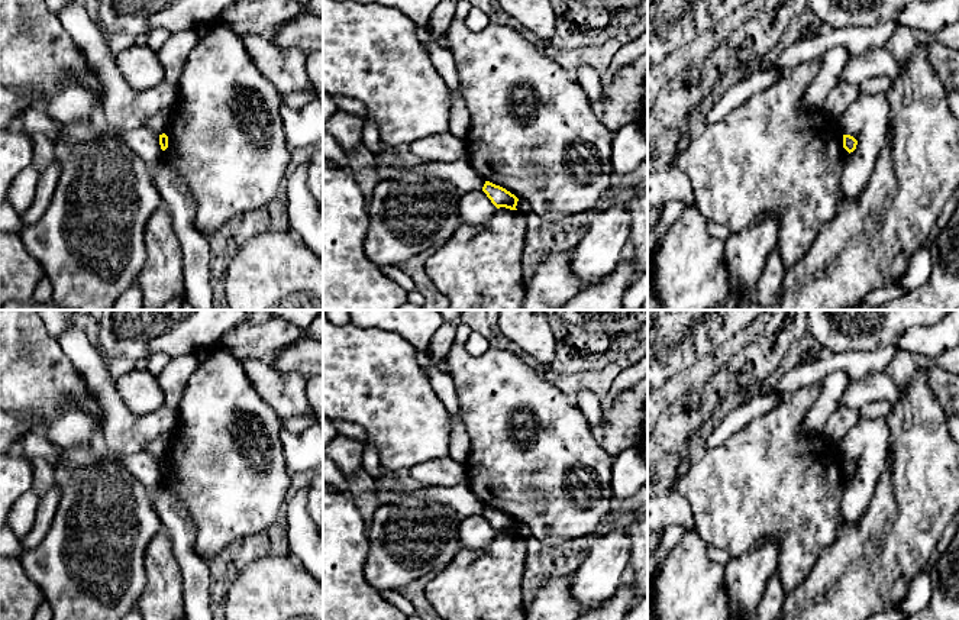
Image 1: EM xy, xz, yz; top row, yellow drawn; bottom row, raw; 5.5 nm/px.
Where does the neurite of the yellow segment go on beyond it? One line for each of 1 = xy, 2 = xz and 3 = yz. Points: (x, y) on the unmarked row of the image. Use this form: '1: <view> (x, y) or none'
1: none
2: none
3: none

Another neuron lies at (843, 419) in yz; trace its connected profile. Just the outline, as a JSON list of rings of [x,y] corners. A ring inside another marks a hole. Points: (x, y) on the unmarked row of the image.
[[[840,407],[829,417],[821,433],[830,443],[840,446],[845,435],[858,423],[860,417],[859,410]]]

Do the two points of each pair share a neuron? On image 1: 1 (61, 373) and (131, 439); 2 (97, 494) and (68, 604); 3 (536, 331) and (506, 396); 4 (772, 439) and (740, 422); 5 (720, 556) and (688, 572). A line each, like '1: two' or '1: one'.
1: two
2: one
3: two
4: two
5: two

